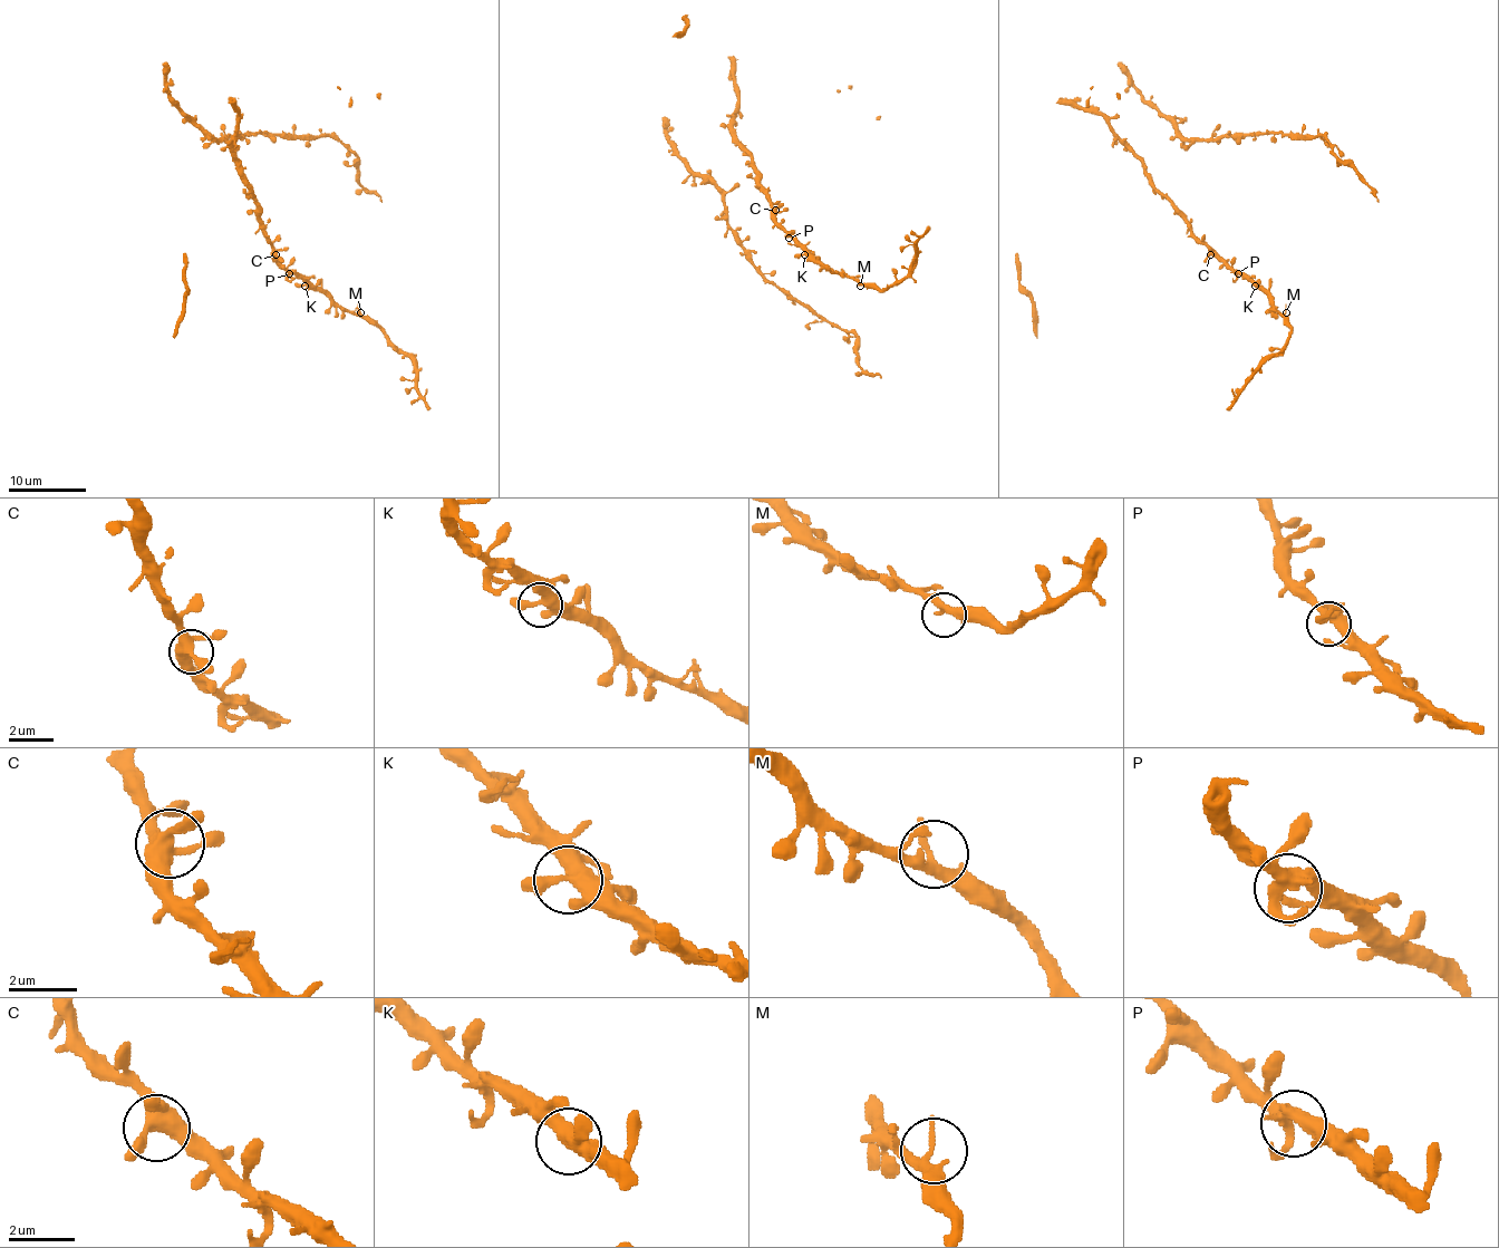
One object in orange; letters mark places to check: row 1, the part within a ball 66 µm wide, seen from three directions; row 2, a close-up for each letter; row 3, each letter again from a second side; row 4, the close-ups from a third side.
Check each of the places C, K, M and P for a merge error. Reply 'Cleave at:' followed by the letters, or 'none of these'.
Cleave at: none of these

